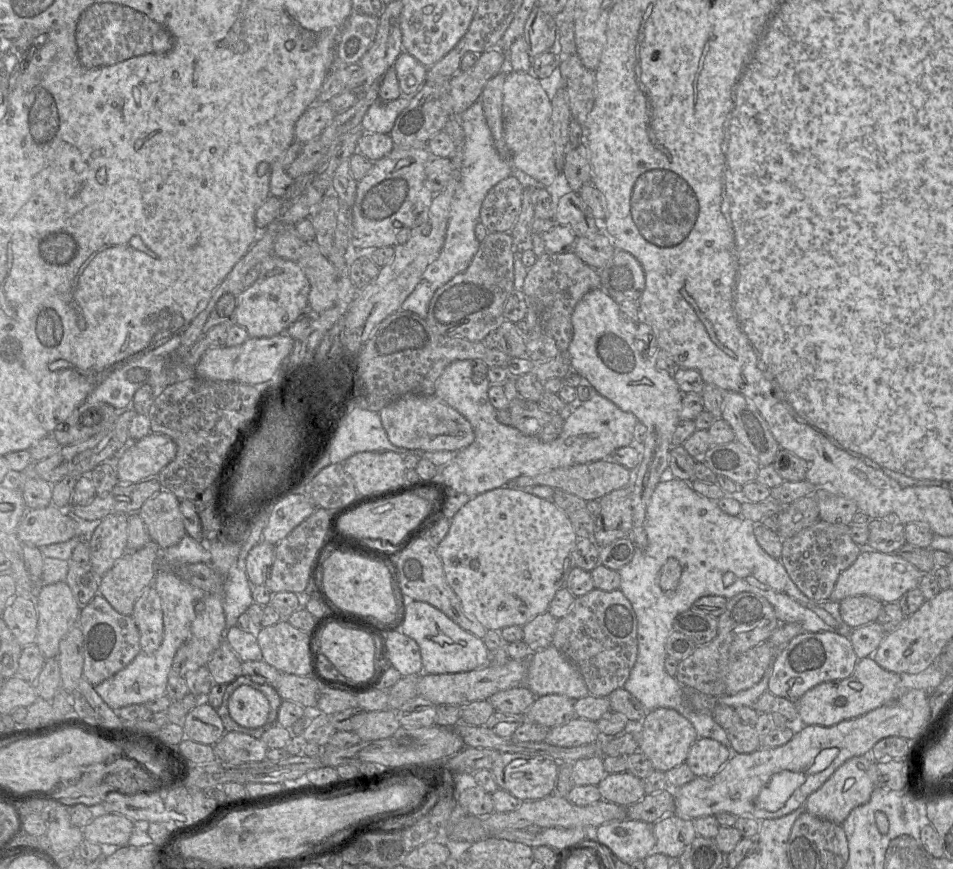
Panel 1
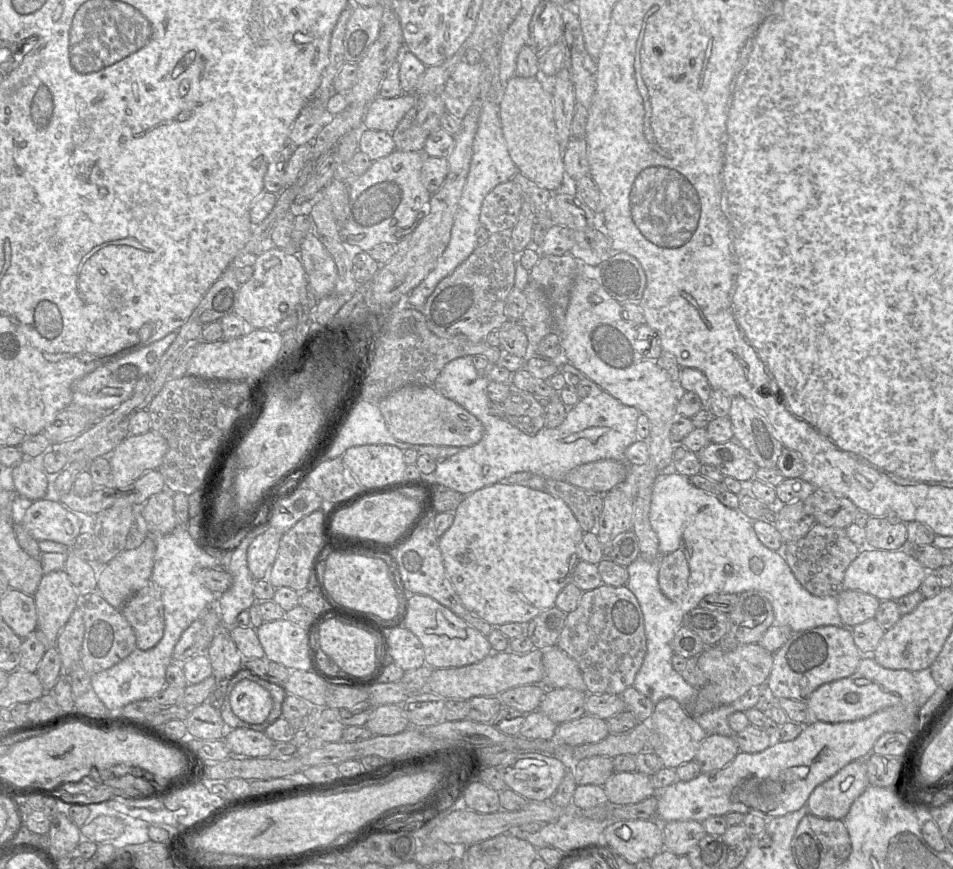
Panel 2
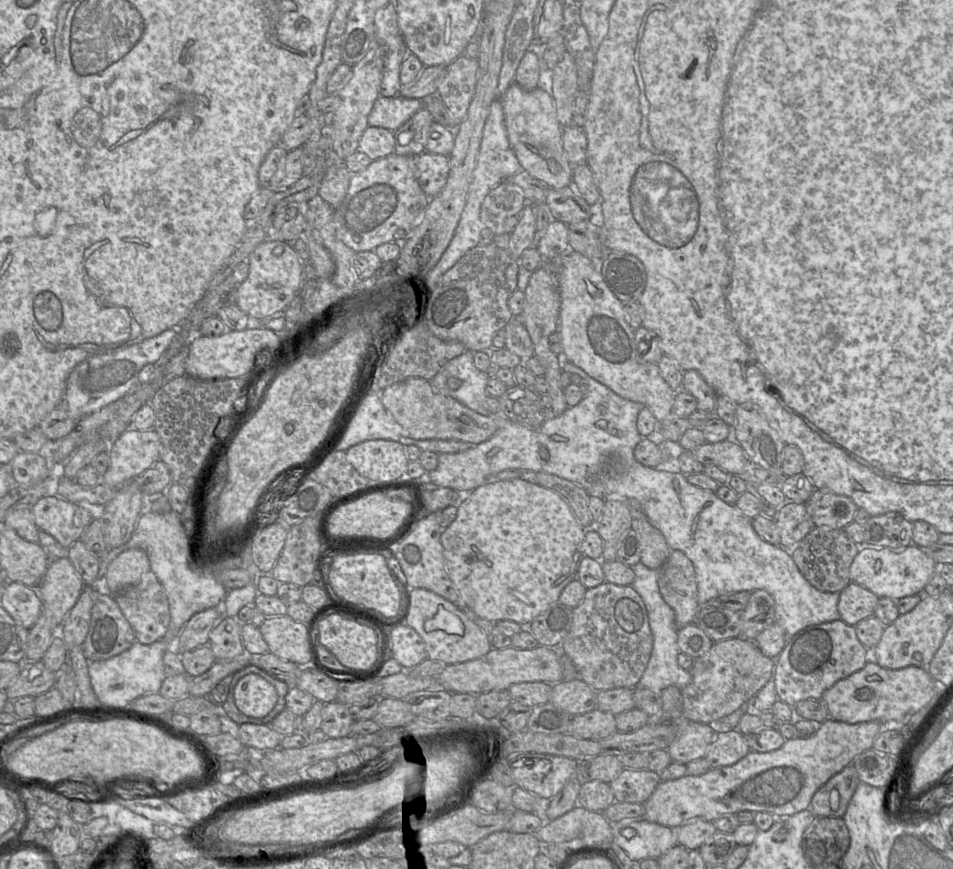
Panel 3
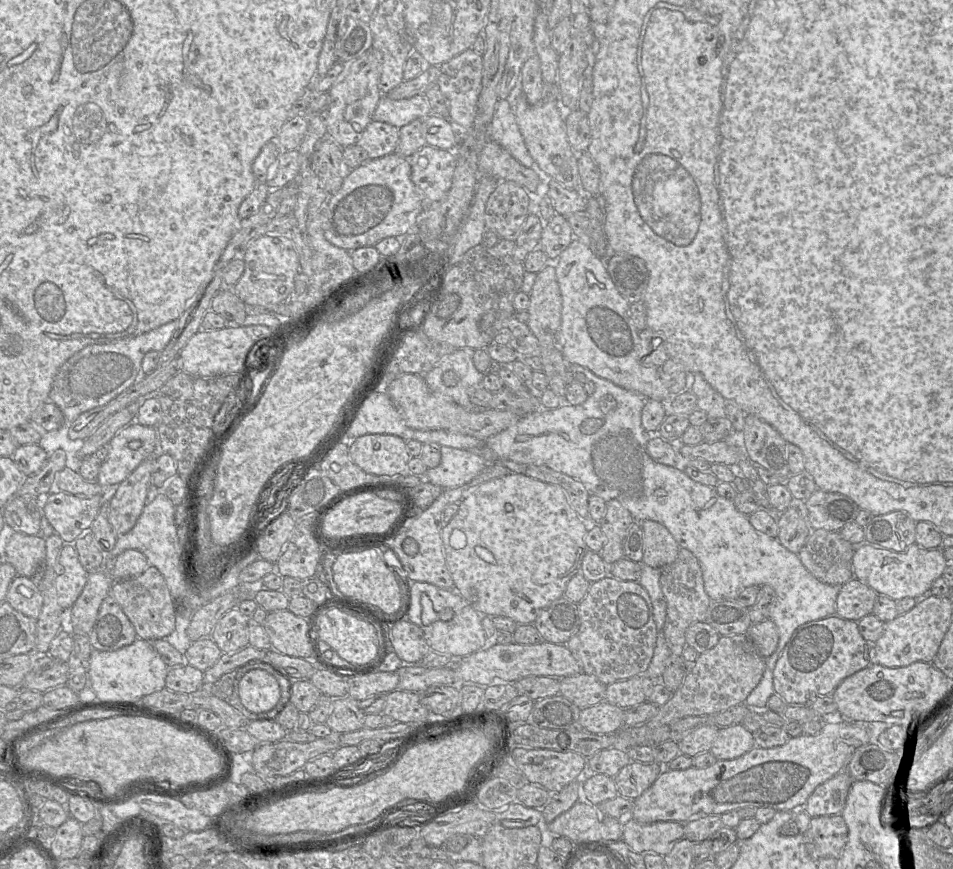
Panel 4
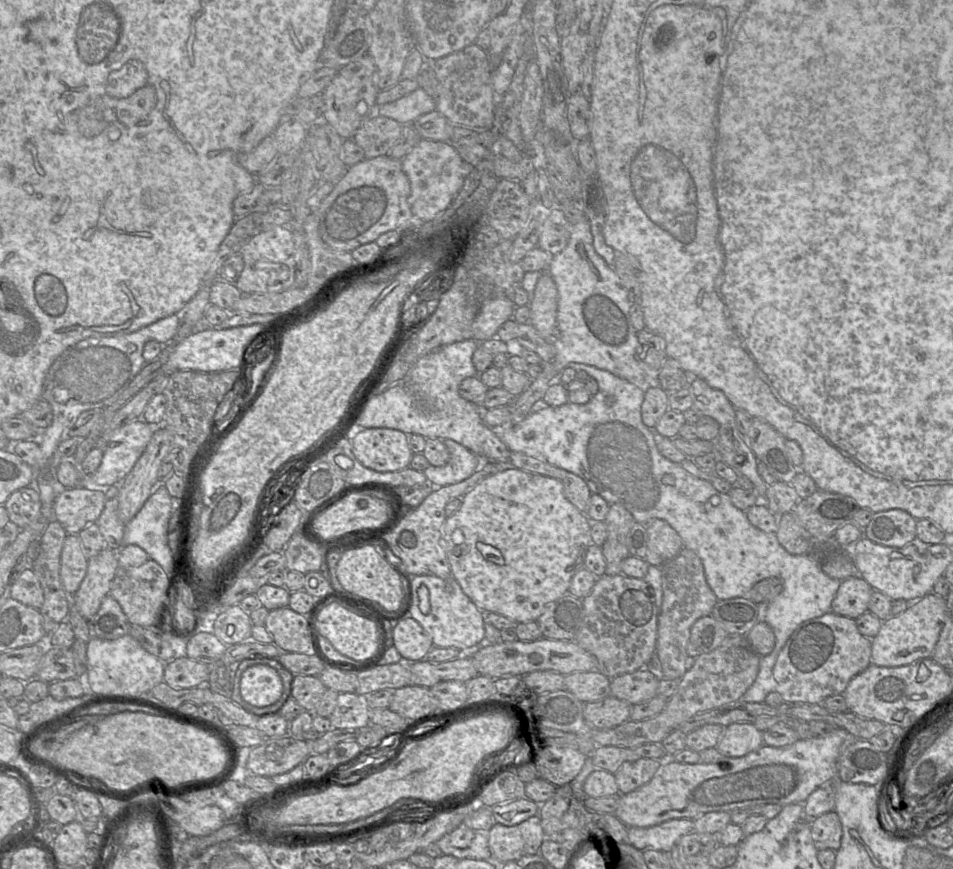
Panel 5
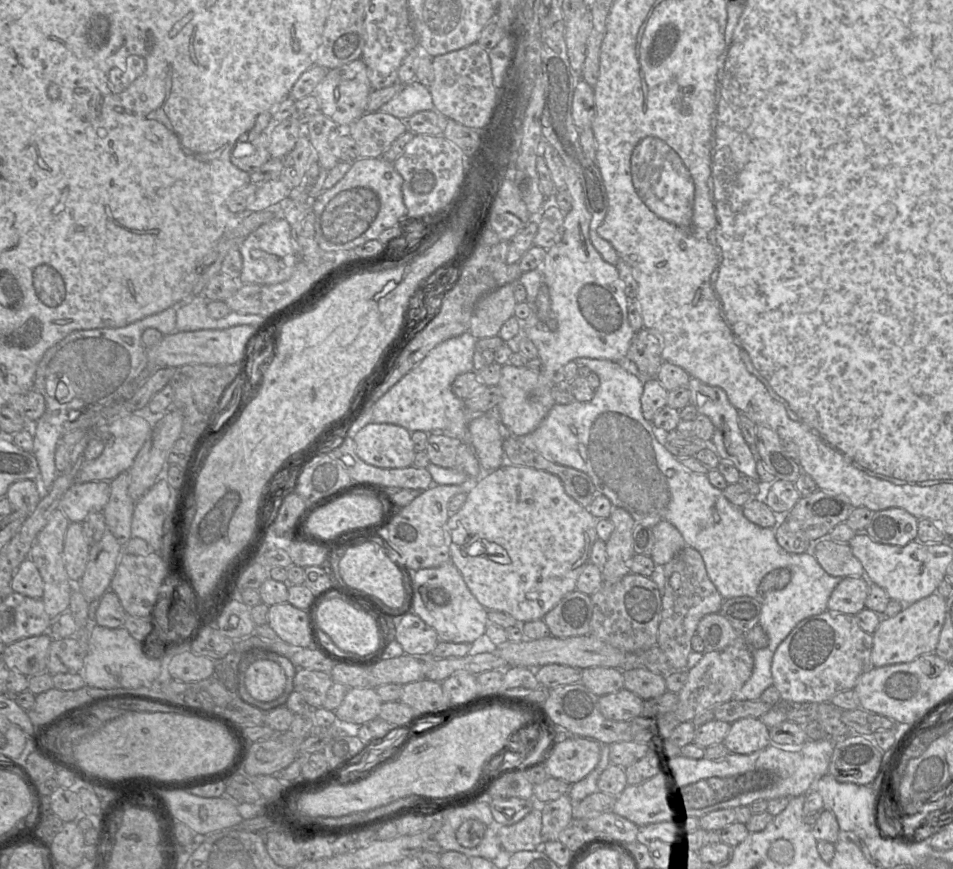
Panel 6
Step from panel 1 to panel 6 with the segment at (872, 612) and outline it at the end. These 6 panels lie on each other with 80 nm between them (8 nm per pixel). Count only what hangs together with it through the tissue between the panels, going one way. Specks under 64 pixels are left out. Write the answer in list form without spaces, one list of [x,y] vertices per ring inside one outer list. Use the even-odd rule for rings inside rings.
[[[843,577],[828,600],[827,610],[856,615],[865,607],[870,582],[865,577]]]

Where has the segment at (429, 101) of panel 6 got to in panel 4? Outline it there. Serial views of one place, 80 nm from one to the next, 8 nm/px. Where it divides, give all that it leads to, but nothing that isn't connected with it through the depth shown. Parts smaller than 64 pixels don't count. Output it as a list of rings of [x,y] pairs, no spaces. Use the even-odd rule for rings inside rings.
[[[425,94],[409,99],[391,100],[382,95],[375,110],[373,120],[402,128],[418,119],[425,119],[432,113]]]

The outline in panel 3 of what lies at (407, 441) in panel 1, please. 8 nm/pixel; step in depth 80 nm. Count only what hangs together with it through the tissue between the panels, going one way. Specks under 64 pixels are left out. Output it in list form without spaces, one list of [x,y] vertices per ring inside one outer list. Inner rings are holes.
[[[407,378],[386,387],[379,394],[386,410],[403,428],[403,434],[417,440],[458,440],[479,444],[490,439],[499,427],[510,421],[502,412],[490,416],[474,412],[459,401],[437,392],[424,378]]]

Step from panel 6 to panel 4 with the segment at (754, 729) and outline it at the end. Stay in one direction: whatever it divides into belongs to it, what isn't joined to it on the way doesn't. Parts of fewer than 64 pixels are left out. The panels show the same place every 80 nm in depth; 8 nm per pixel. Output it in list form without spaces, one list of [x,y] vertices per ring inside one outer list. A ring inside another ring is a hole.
[[[741,724],[720,728],[710,752],[717,760],[731,760],[755,747],[753,734]]]

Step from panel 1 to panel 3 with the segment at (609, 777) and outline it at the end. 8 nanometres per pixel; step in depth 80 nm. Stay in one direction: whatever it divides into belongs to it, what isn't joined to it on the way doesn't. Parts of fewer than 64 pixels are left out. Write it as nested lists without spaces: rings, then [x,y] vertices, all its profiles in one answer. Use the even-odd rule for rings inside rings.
[[[648,769],[622,772],[609,784],[617,802],[644,804],[660,782],[658,773]]]

